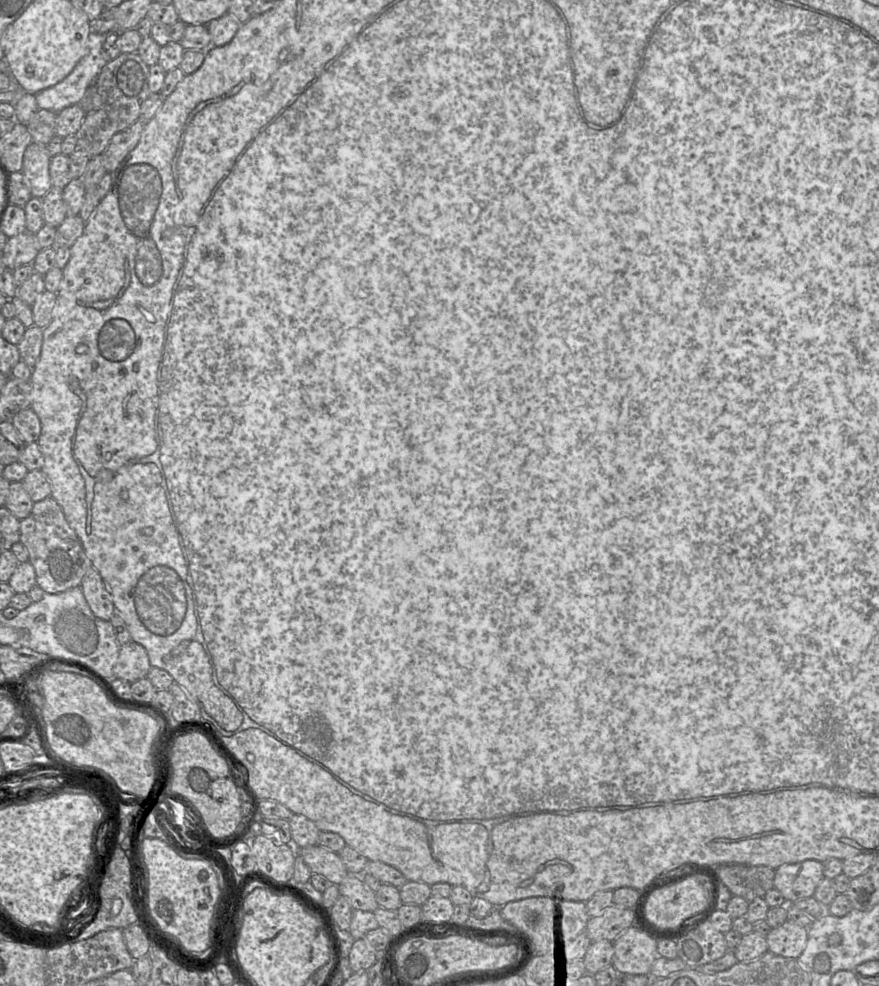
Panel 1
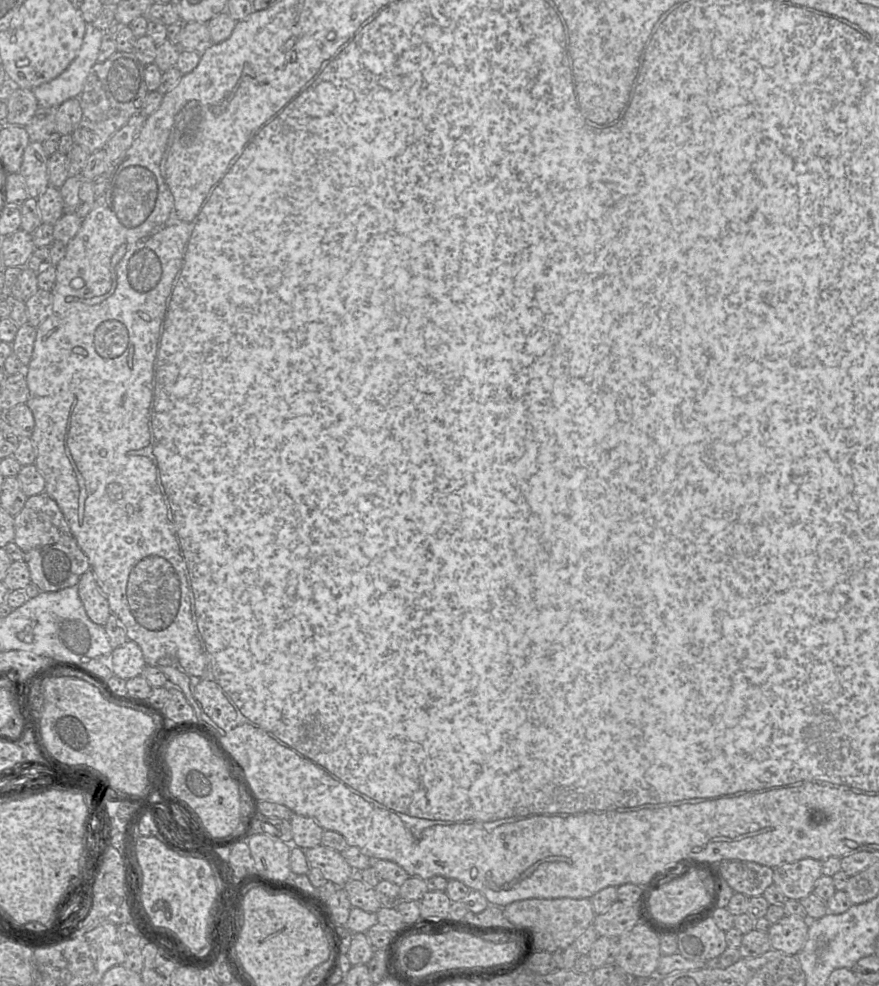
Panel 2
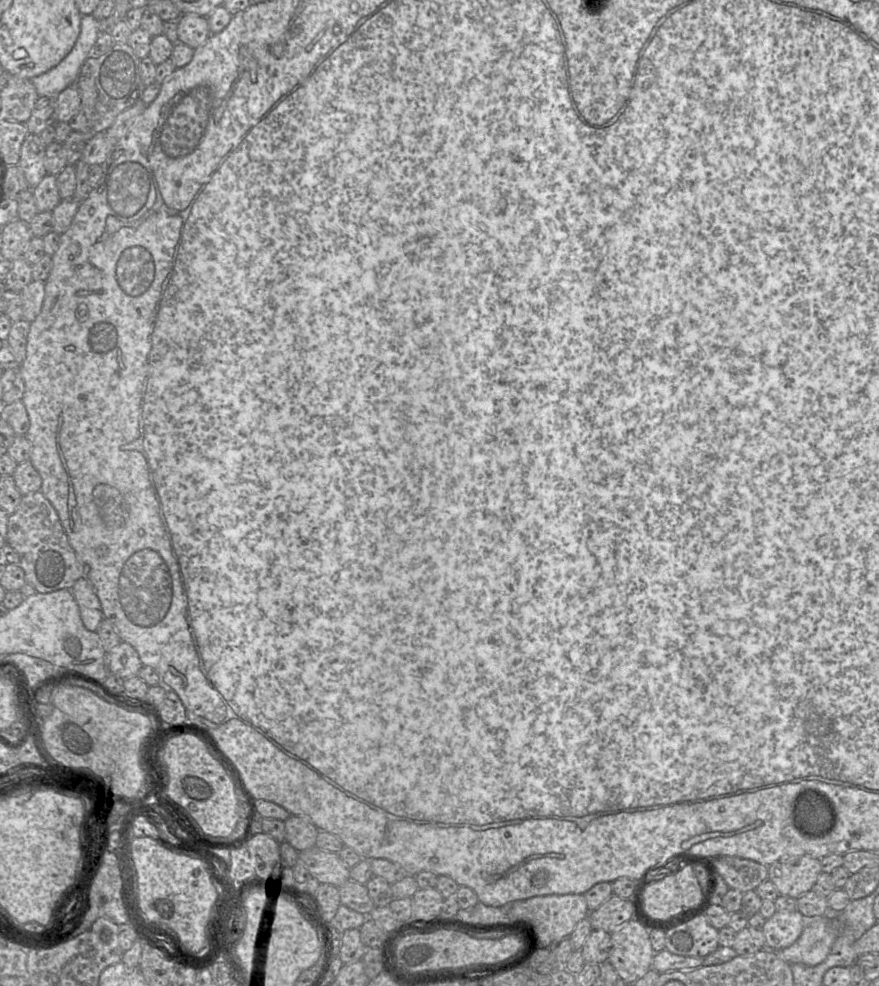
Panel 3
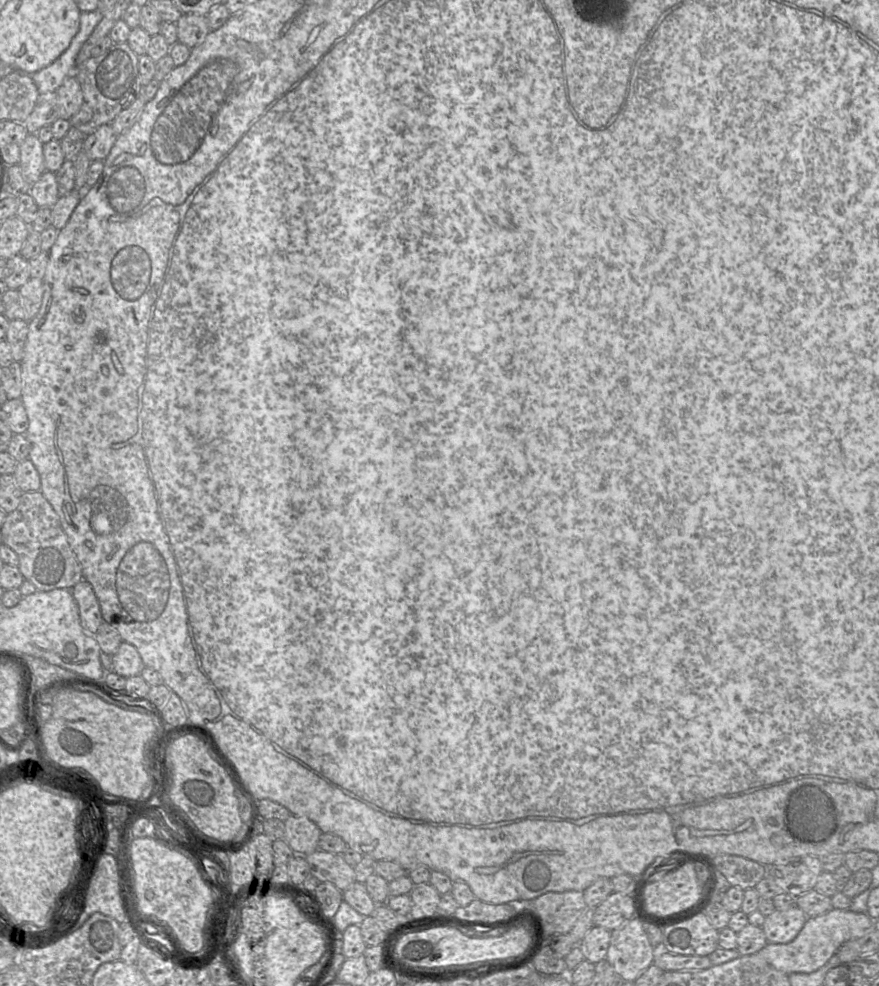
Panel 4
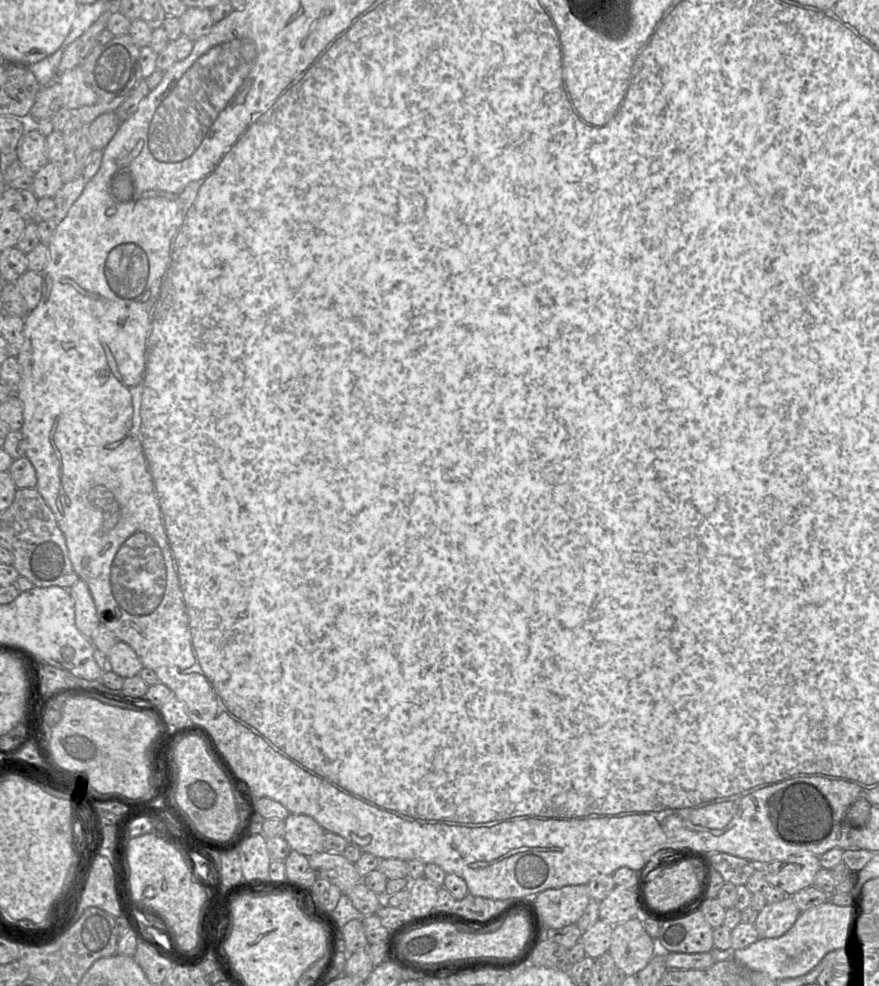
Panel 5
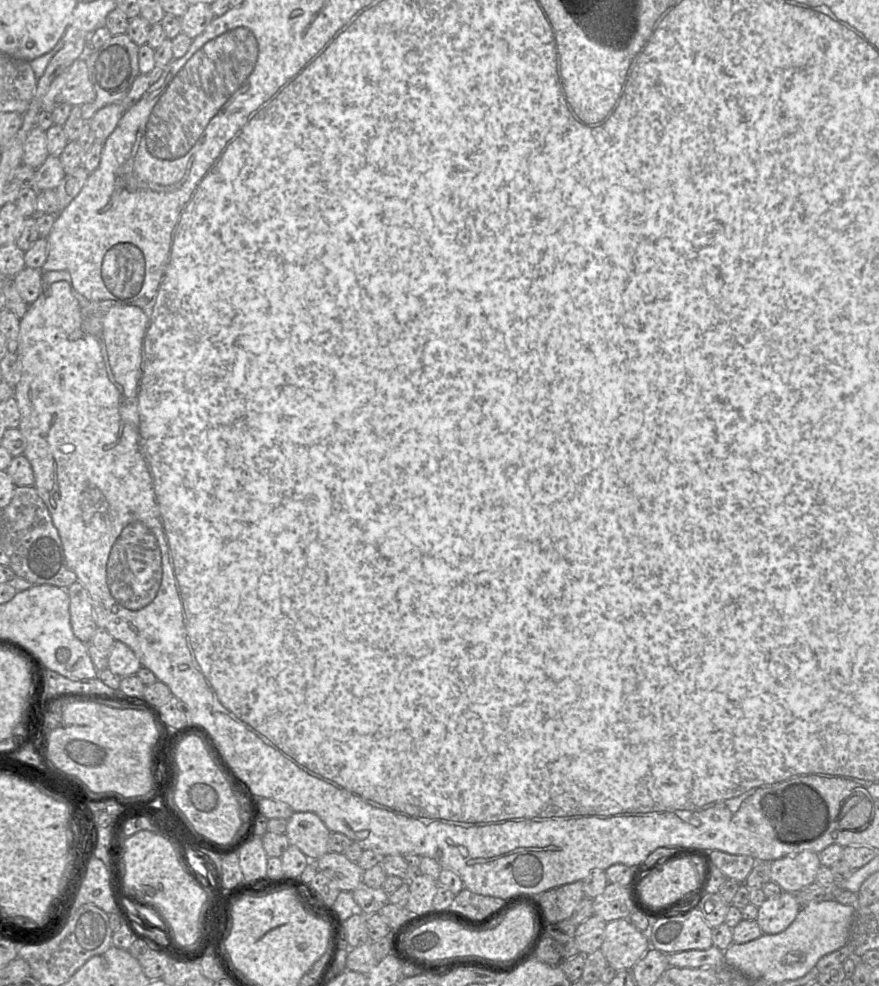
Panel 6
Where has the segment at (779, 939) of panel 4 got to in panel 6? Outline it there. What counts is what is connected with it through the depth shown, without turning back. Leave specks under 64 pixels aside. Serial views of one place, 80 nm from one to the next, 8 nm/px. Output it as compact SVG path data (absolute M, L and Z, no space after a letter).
M783 891L776 897L766 898L758 907L756 922L763 934L778 934L794 921L800 909L797 896Z

